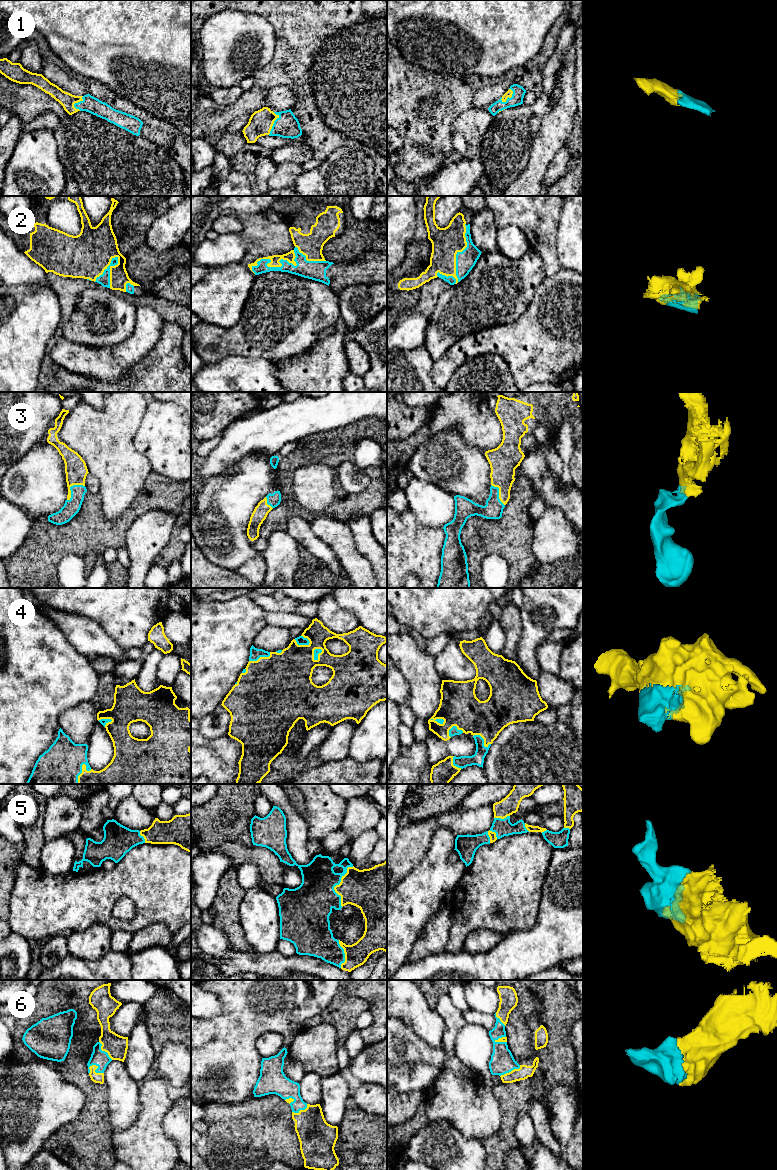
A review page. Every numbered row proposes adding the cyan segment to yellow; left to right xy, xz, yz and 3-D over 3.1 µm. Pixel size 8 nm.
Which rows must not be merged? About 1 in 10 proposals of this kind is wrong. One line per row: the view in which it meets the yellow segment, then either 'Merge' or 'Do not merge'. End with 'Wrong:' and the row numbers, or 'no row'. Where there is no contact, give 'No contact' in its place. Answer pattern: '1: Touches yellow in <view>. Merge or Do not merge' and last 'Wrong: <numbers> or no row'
1: Touches yellow in xz. Merge
2: Touches yellow in yz. Merge
3: Touches yellow in xy. Merge
4: Touches yellow in xz. Merge
5: Touches yellow in xz. Merge
6: Touches yellow in xy. Merge
Wrong: no row

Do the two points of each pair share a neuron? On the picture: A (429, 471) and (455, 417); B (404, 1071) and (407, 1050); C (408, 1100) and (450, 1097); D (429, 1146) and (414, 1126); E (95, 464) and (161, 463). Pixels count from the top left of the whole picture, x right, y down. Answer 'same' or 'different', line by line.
A: different
B: different
C: different
D: different
E: different

